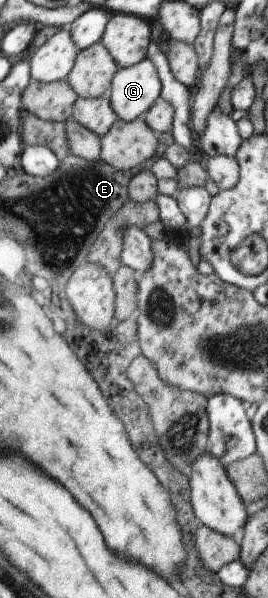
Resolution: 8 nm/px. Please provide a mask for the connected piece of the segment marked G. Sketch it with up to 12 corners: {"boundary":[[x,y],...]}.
{"boundary":[[149,59],[119,69],[108,100],[126,123],[148,112],[161,80]]}

